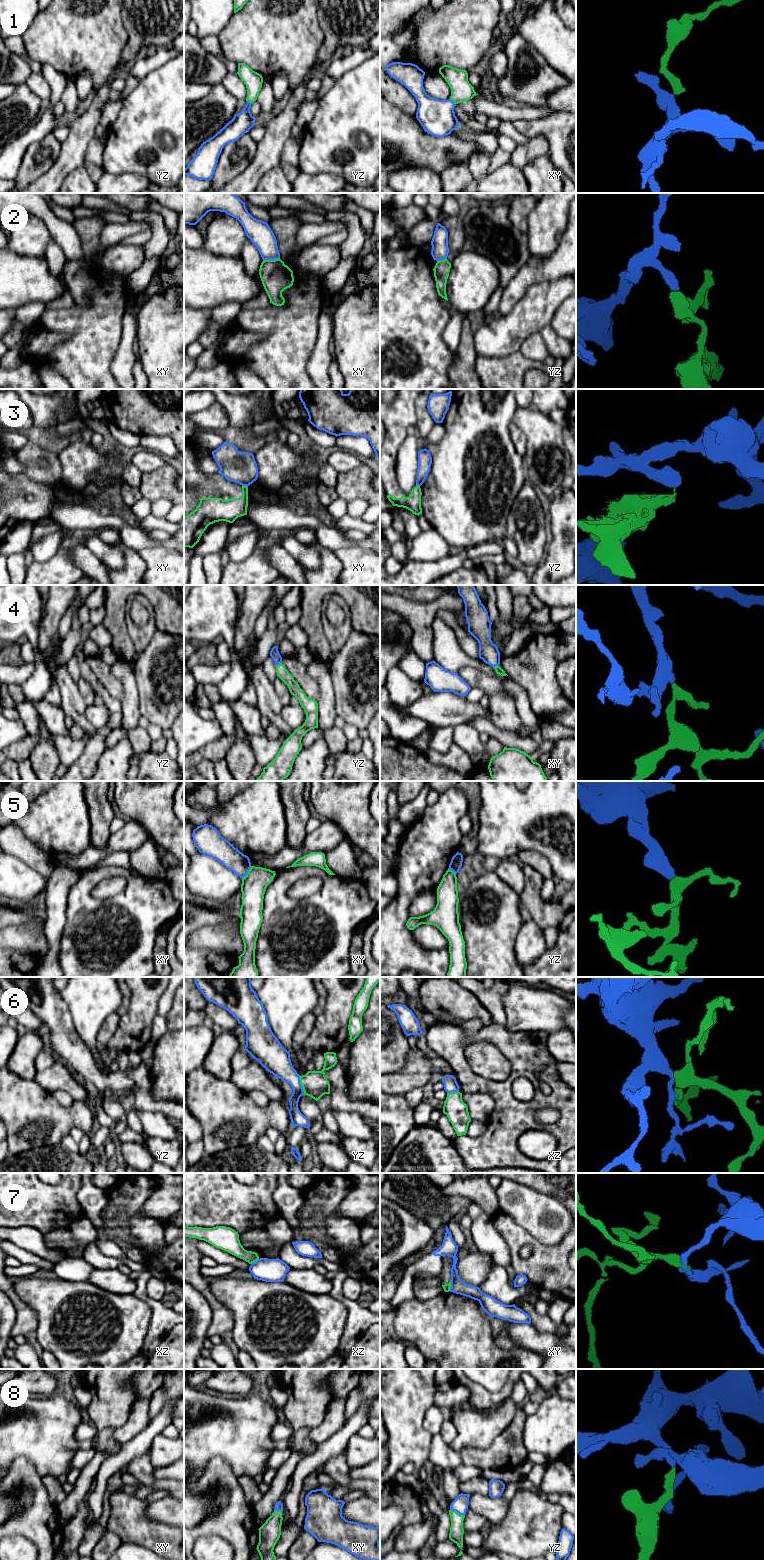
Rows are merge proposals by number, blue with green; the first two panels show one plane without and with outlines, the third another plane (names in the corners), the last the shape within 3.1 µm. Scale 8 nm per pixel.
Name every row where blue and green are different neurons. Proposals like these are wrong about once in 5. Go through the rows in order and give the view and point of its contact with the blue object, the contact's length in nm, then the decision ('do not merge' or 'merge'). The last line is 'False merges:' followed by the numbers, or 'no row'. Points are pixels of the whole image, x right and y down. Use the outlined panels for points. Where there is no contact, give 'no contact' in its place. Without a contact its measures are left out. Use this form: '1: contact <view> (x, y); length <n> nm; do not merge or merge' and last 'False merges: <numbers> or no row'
1: contact xy (452, 101); length 70 nm; merge
2: contact xy (271, 259); length 140 nm; do not merge
3: contact xy (245, 485); length 50 nm; do not merge
4: contact yz (278, 664); length 60 nm; merge
5: contact xy (247, 872); length 130 nm; do not merge
6: contact yz (300, 1085); length 150 nm; merge
7: contact xy (451, 1286); length 80 nm; do not merge
8: contact yz (457, 1512); length 130 nm; merge
False merges: 2, 3, 5, 7

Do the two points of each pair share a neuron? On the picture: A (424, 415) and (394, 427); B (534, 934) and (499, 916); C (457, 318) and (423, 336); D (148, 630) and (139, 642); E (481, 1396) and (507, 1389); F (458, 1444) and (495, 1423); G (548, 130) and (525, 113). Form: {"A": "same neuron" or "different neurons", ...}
{"A": "different neurons", "B": "different neurons", "C": "different neurons", "D": "same neuron", "E": "same neuron", "F": "same neuron", "G": "different neurons"}

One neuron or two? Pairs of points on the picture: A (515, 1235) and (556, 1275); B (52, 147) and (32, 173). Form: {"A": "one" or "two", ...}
{"A": "one", "B": "one"}

